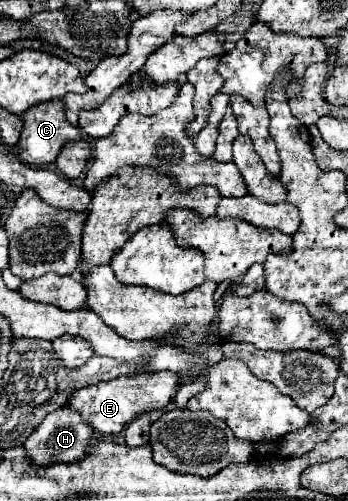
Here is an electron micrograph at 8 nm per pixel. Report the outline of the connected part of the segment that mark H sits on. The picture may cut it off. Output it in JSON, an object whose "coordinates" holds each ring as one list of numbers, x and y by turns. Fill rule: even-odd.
{"coordinates":[[61,407,61,409,51,411,35,427,35,431,25,441,25,449,27,449,29,455,33,455,33,461,37,465,51,465,51,463,57,463,57,461,73,463,87,453,91,435,93,435,93,427,89,427,89,423,85,423,85,419,81,419,81,413,77,413,69,407]]}

